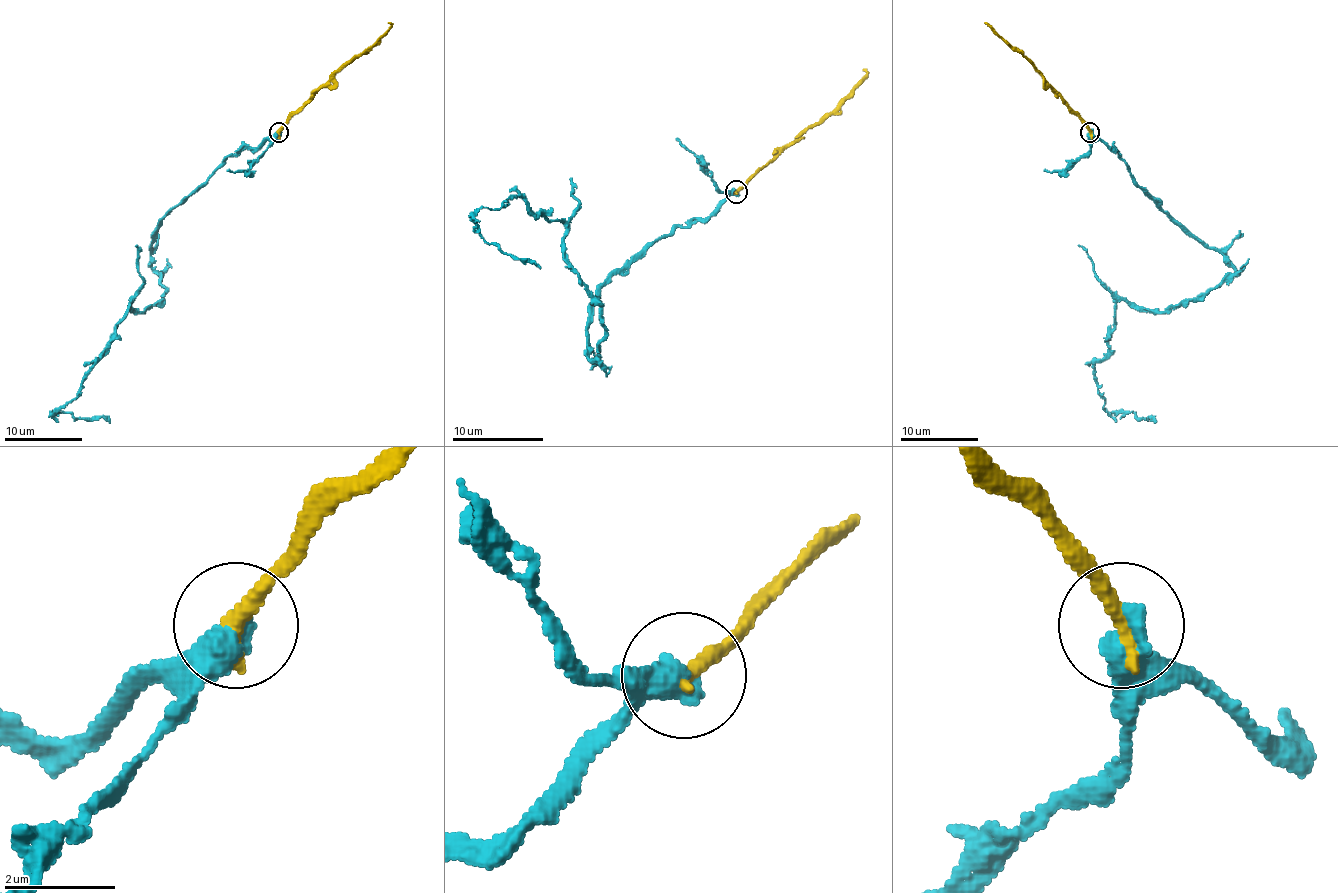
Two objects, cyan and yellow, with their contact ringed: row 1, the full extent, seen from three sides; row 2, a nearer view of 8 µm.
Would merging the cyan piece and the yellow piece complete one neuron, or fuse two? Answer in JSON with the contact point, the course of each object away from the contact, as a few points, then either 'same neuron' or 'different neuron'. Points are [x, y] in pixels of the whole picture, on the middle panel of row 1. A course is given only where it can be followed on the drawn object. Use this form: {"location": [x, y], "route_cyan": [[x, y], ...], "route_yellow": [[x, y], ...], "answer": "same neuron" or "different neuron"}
{"location": [736, 191], "route_cyan": [[735, 191], [611, 277], [588, 327], [597, 356], [604, 318], [563, 223], [520, 198], [472, 218], [540, 268]], "route_yellow": [[735, 191], [740, 191], [803, 132], [826, 116], [867, 73], [862, 68]], "answer": "same neuron"}

